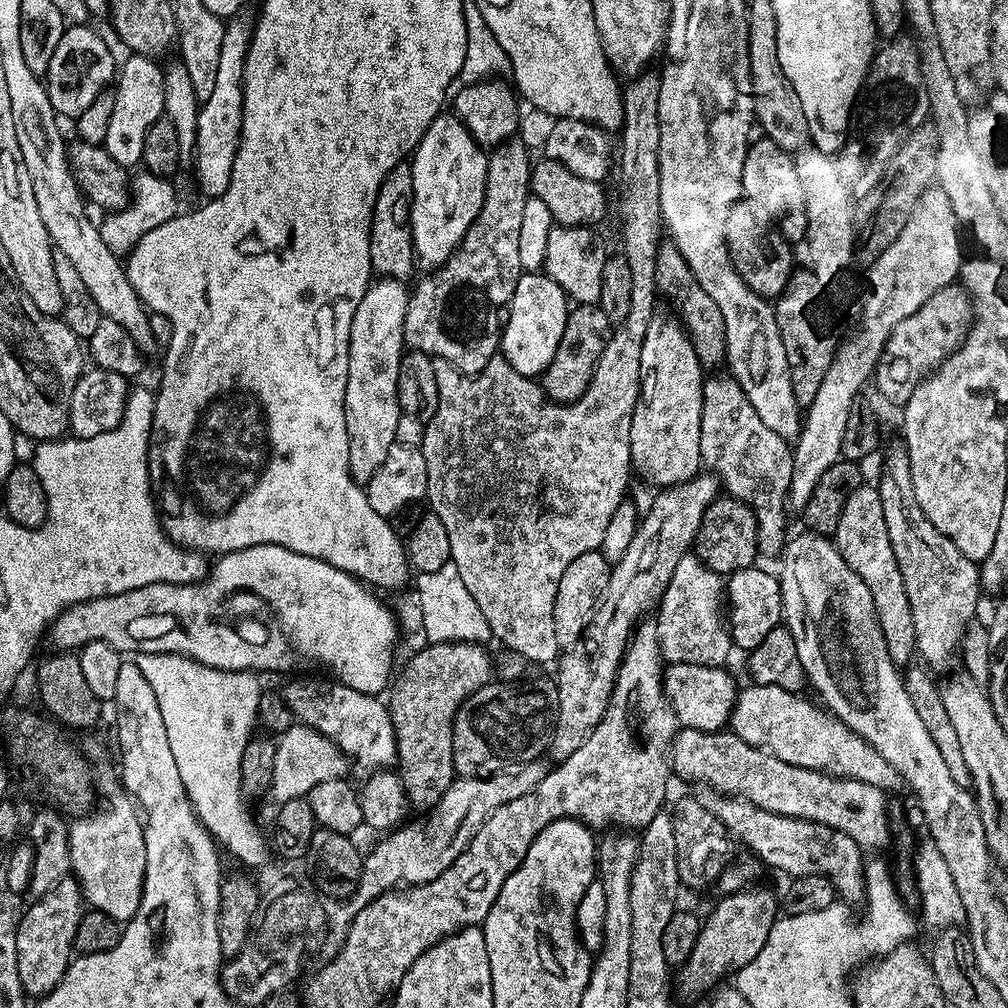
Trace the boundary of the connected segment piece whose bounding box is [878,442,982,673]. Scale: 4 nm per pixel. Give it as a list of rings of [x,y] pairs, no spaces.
[[[902,442],[889,446],[878,487],[890,546],[910,598],[919,659],[929,669],[937,668],[947,673],[947,668],[957,663],[964,631],[977,615],[976,603],[982,597],[977,561],[966,558],[962,550],[958,550],[958,546],[954,546],[954,542],[950,542],[950,538],[946,538],[946,534],[942,534],[942,530],[922,514],[922,506],[918,506],[918,498],[914,498],[914,482],[910,478],[910,454]]]

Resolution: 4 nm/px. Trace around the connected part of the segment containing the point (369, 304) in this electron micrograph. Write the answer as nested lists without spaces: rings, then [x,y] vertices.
[[[387,278],[373,279],[369,284],[354,318],[350,322],[350,342],[348,343],[348,377],[346,378],[346,434],[348,435],[348,469],[357,484],[367,485],[378,466],[390,454],[390,446],[397,443],[395,431],[402,415],[398,402],[398,366],[406,351],[404,343],[404,319],[408,305],[409,289],[399,280]]]

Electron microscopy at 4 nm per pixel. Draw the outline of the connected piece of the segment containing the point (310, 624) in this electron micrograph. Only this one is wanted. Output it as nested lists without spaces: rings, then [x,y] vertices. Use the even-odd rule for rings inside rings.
[[[259,544],[258,546],[243,548],[237,552],[225,552],[217,560],[220,561],[217,564],[213,563],[209,567],[207,576],[196,581],[195,584],[158,582],[157,584],[138,586],[134,590],[126,590],[122,594],[93,596],[90,600],[72,604],[52,621],[46,632],[47,639],[52,639],[53,649],[56,650],[79,650],[90,642],[101,640],[110,646],[114,646],[116,651],[121,654],[127,654],[127,652],[136,652],[135,654],[173,652],[179,656],[188,656],[192,660],[197,660],[200,664],[205,664],[218,670],[226,670],[227,672],[253,671],[257,674],[288,672],[291,668],[312,668],[317,664],[318,667],[325,668],[328,671],[325,673],[331,674],[339,683],[350,686],[359,692],[380,694],[384,687],[384,691],[389,687],[394,676],[394,668],[392,672],[392,655],[396,652],[396,620],[392,617],[391,610],[376,597],[379,595],[375,591],[369,590],[350,573],[338,570],[318,558],[310,558],[303,550],[283,548],[277,544]]]

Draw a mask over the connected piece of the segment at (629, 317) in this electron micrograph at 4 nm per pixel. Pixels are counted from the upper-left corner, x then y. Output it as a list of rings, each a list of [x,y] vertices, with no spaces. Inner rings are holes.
[[[645,70],[639,76],[631,77],[623,85],[624,94],[624,126],[619,129],[620,136],[620,224],[624,227],[624,248],[622,255],[630,266],[630,310],[626,310],[626,318],[611,329],[606,346],[598,358],[598,366],[594,370],[588,389],[578,399],[569,404],[560,404],[544,393],[543,388],[531,376],[518,374],[510,362],[506,362],[503,354],[490,358],[490,362],[476,376],[469,376],[455,368],[453,361],[448,358],[433,359],[434,379],[438,381],[438,410],[423,425],[424,436],[419,444],[419,450],[426,458],[426,478],[428,491],[426,493],[427,507],[438,518],[442,518],[442,526],[446,526],[446,534],[450,537],[451,561],[462,576],[463,585],[469,590],[471,597],[477,602],[482,614],[489,622],[491,635],[500,639],[505,649],[517,651],[535,664],[548,664],[557,659],[562,645],[557,642],[554,634],[554,598],[558,594],[558,582],[566,571],[566,566],[578,558],[578,554],[597,551],[603,542],[606,526],[614,515],[620,503],[626,500],[624,490],[628,486],[628,471],[633,471],[632,451],[630,450],[630,422],[634,414],[634,406],[640,397],[640,363],[642,362],[642,342],[646,338],[646,326],[650,326],[650,318],[654,315],[656,296],[656,255],[660,252],[662,243],[662,221],[660,219],[660,123],[658,122],[658,94],[660,93],[660,73],[656,70]]]

